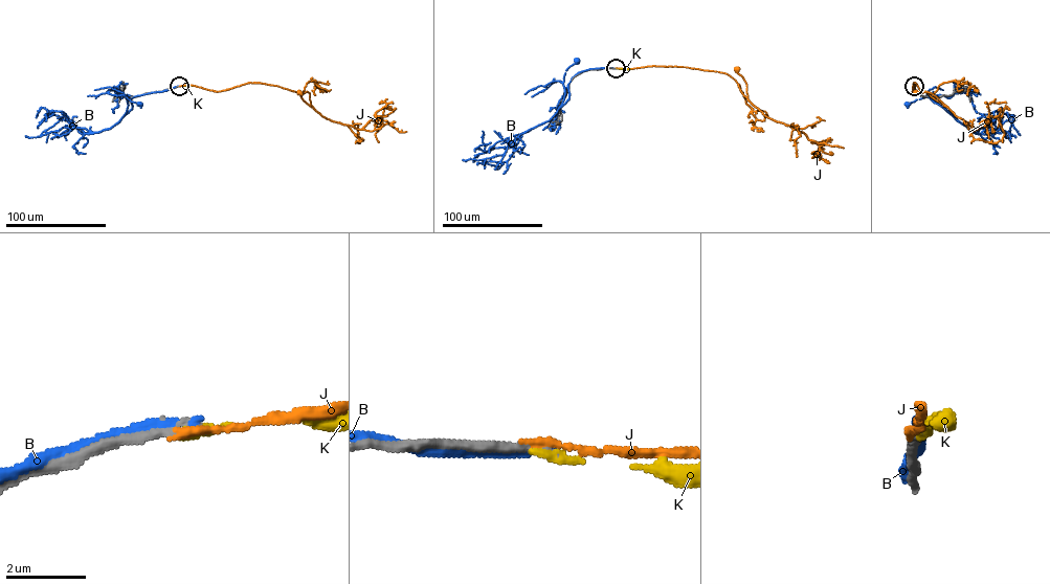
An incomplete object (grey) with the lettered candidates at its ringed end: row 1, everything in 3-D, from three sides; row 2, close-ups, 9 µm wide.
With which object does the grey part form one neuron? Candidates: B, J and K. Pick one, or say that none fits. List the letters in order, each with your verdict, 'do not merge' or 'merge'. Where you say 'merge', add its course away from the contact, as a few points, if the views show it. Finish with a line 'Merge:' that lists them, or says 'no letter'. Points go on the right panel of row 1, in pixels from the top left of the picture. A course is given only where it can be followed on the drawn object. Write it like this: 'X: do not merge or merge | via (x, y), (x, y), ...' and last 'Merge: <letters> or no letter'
B: do not merge
J: merge | via (914, 86), (912, 91), (915, 83), (947, 107), (931, 93), (915, 92)
K: do not merge
Merge: J

